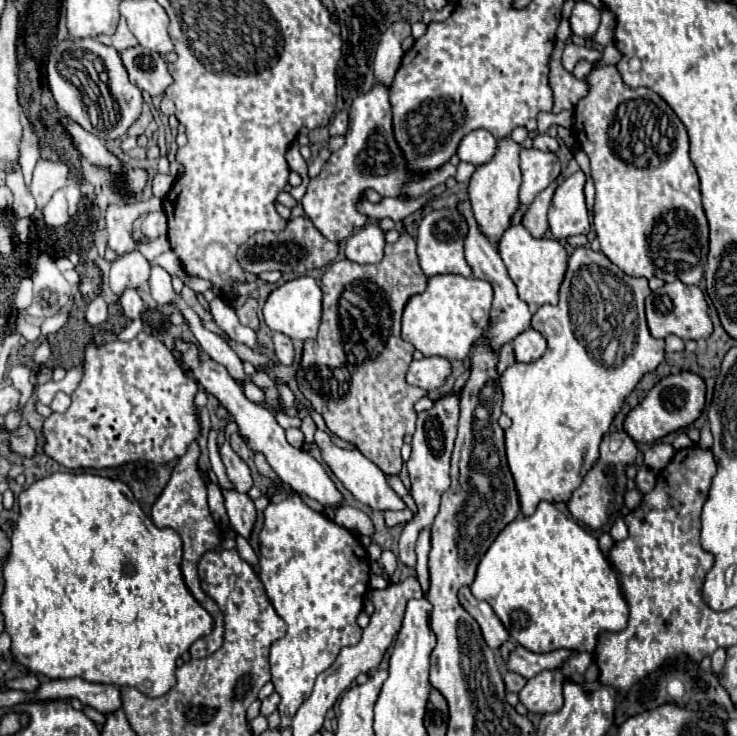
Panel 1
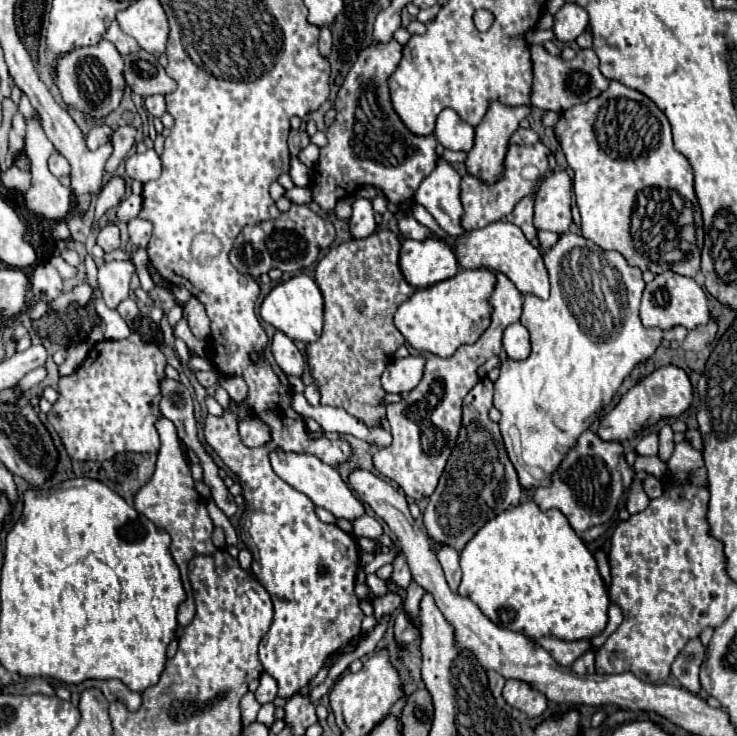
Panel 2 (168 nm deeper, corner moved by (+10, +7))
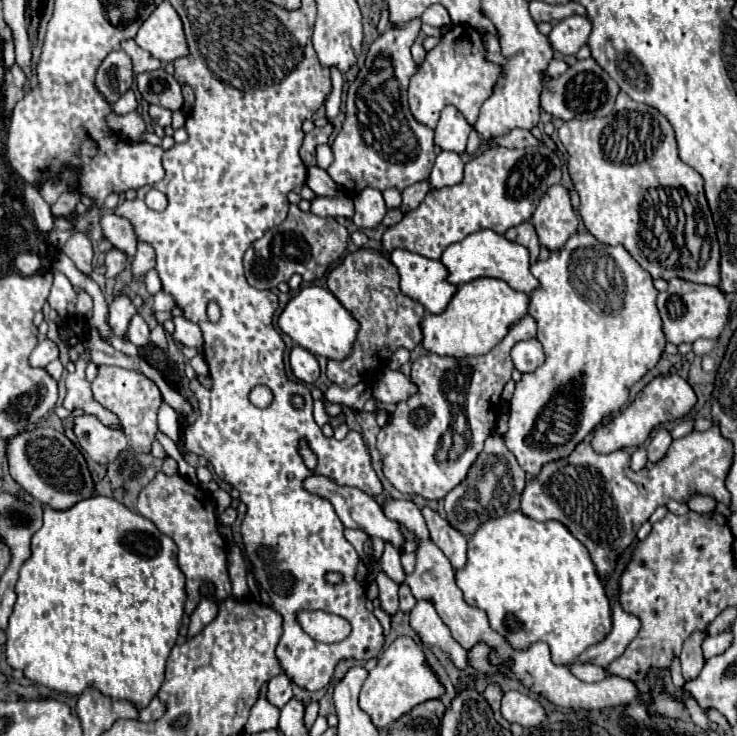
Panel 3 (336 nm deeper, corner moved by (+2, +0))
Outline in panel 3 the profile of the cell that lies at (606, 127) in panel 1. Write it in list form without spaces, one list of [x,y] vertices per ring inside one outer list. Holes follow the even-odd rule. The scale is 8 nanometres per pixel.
[[[620,92],[618,94],[618,100],[616,100],[616,106],[614,106],[614,110],[612,110],[610,116],[606,116],[606,118],[592,118],[592,120],[570,120],[570,122],[564,122],[558,128],[558,134],[560,134],[560,140],[562,140],[564,148],[568,150],[568,172],[570,172],[572,184],[576,186],[578,196],[580,196],[578,214],[582,218],[586,230],[592,236],[596,236],[604,244],[612,244],[612,246],[614,244],[622,244],[632,254],[632,258],[644,270],[648,270],[652,274],[652,278],[670,280],[670,278],[678,276],[678,278],[684,278],[684,280],[690,280],[690,282],[698,282],[698,284],[712,284],[712,286],[718,286],[720,284],[720,244],[718,244],[718,238],[716,238],[716,226],[714,226],[714,220],[712,220],[708,202],[704,198],[702,176],[694,168],[690,168],[688,164],[684,164],[680,160],[678,148],[676,148],[674,130],[672,130],[670,122],[658,110],[654,110],[654,108],[650,108],[646,104],[638,104],[628,94]]]

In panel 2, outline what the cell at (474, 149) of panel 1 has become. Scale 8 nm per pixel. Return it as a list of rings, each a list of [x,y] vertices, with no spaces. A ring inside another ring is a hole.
[[[444,109],[440,115],[438,115],[438,121],[436,121],[436,129],[434,129],[434,137],[436,141],[440,141],[446,149],[452,149],[452,151],[470,151],[472,149],[472,133],[474,133],[474,127],[464,123],[456,111],[452,109]]]

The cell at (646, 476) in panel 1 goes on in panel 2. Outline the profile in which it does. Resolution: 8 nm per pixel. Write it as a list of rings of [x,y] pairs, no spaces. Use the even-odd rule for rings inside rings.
[[[648,475],[648,477],[644,479],[644,491],[646,491],[646,495],[648,495],[650,499],[658,497],[658,495],[662,493],[662,483],[660,483],[660,479]]]

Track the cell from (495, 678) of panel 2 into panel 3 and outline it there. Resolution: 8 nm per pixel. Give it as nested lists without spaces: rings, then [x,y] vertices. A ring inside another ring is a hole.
[[[488,684],[488,688],[484,690],[484,698],[488,700],[488,704],[490,704],[490,708],[494,710],[494,716],[498,716],[498,708],[500,708],[500,698],[502,698],[502,690],[500,690],[500,686],[498,684]]]

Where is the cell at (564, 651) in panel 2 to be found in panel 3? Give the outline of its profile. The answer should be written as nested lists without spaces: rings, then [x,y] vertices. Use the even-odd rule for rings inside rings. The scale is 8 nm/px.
[[[619,601],[612,605],[612,630],[610,634],[584,652],[584,662],[594,662],[606,668],[614,658],[618,658],[626,646],[636,638],[640,630],[640,620],[628,612],[624,612]]]

